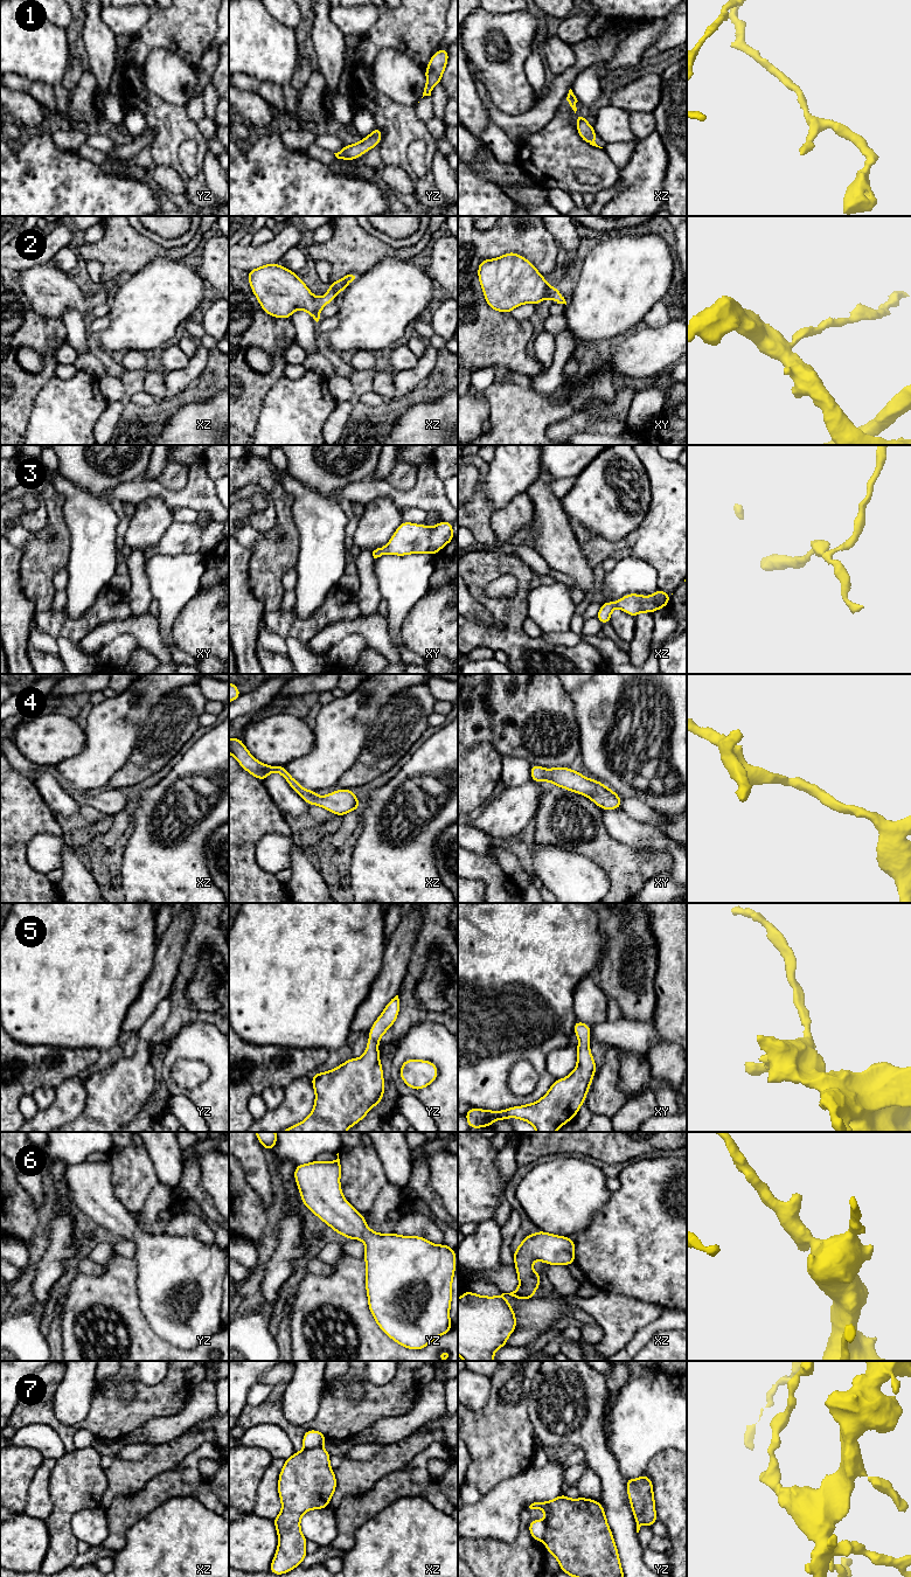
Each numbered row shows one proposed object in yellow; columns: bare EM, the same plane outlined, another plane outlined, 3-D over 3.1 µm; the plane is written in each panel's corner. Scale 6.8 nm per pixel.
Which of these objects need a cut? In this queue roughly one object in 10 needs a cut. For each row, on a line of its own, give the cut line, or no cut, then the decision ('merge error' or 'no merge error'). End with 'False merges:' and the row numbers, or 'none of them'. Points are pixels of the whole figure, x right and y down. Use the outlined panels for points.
1: no cut; no merge error
2: no cut; no merge error
3: no cut; no merge error
4: no cut; no merge error
5: no cut; no merge error
6: no cut; no merge error
7: cut in xz along (321, 1445), (305, 1449); merge error
False merges: 7

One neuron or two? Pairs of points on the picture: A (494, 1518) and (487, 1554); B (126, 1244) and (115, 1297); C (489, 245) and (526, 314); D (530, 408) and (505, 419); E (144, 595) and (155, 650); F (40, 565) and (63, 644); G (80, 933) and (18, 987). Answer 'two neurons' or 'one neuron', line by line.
A: two neurons
B: two neurons
C: two neurons
D: one neuron
E: two neurons
F: two neurons
G: one neuron

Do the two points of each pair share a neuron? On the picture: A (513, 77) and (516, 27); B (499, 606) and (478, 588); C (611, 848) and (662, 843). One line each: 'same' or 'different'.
A: same
B: same
C: different

